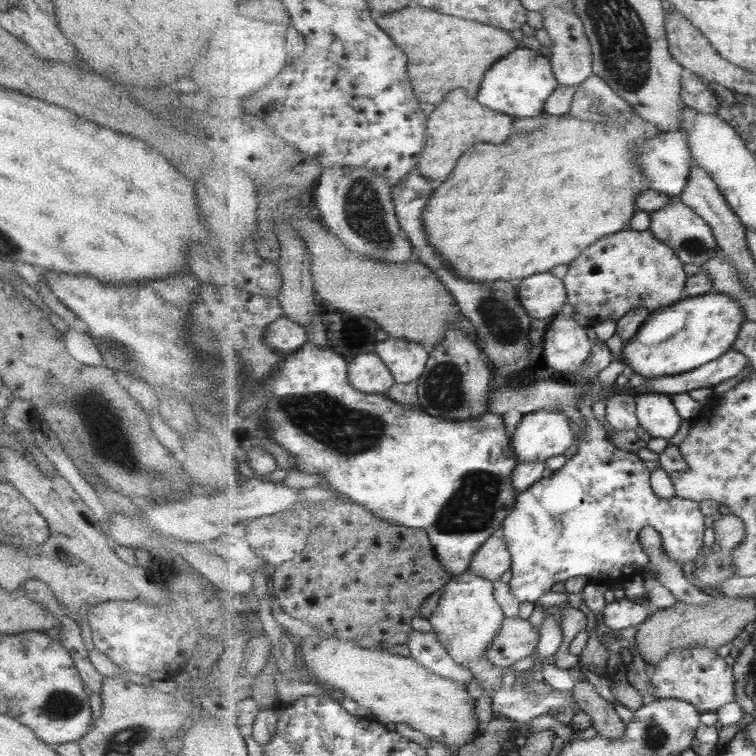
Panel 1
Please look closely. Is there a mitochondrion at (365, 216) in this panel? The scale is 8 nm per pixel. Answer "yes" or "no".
yes

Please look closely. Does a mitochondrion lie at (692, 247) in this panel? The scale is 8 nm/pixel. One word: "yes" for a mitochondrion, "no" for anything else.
yes

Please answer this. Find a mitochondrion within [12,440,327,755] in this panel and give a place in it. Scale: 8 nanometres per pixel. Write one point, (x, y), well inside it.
(61, 704)

